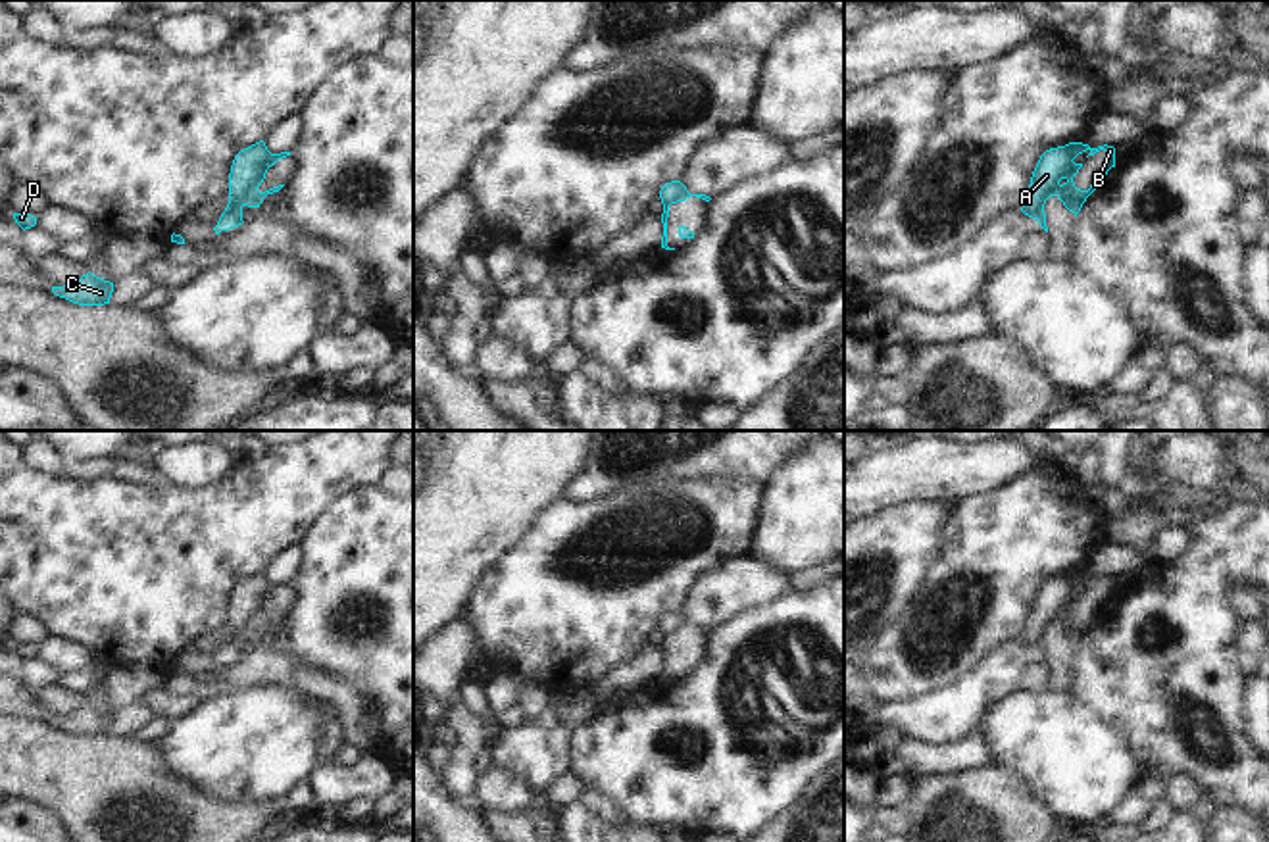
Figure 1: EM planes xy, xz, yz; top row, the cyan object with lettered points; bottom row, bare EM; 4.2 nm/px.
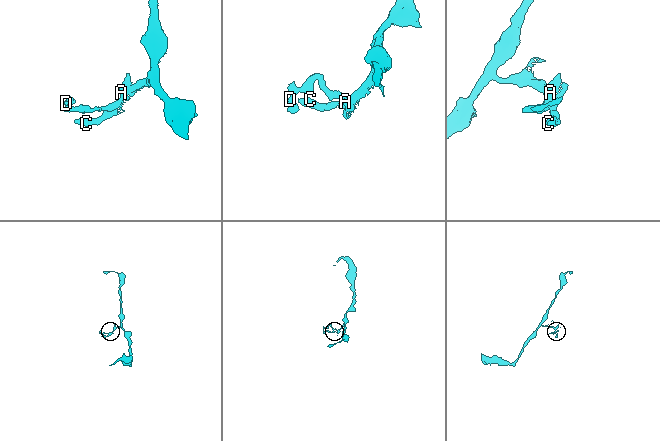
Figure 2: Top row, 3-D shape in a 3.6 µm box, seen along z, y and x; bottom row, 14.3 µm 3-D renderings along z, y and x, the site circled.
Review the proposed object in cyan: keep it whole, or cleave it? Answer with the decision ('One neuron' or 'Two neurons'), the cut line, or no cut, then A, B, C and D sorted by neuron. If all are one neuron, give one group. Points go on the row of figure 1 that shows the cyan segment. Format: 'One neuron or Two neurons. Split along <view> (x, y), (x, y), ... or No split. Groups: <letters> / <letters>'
One neuron. No split. Groups: A B C D.

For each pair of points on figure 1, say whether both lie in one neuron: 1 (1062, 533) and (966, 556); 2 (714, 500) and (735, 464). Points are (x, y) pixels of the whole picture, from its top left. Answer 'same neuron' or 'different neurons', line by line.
1: same neuron
2: different neurons

